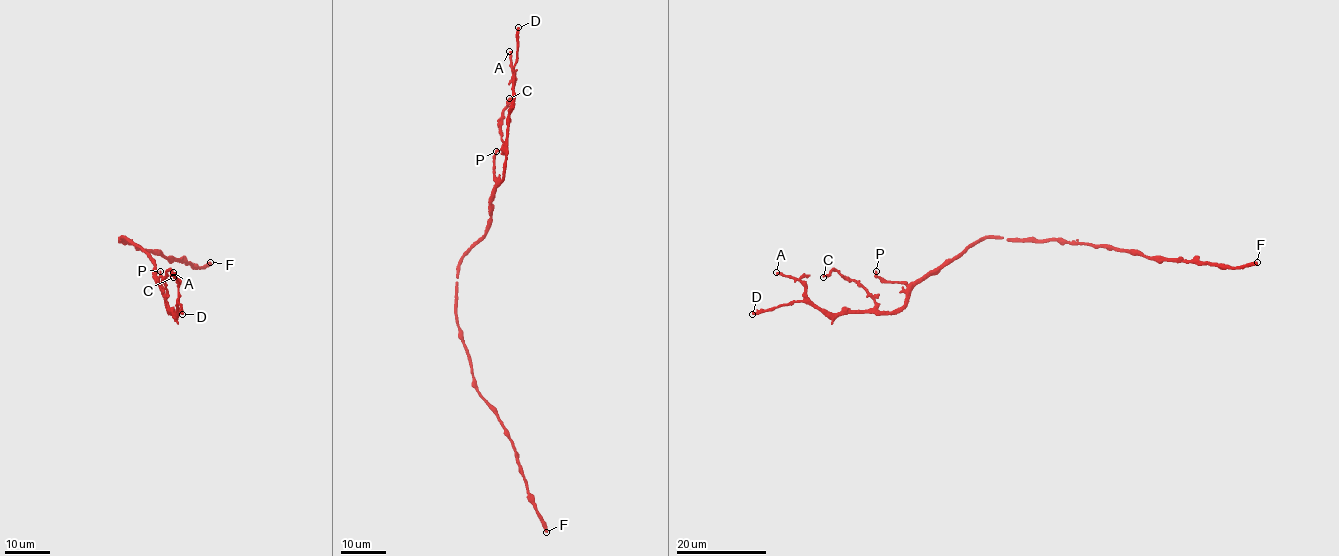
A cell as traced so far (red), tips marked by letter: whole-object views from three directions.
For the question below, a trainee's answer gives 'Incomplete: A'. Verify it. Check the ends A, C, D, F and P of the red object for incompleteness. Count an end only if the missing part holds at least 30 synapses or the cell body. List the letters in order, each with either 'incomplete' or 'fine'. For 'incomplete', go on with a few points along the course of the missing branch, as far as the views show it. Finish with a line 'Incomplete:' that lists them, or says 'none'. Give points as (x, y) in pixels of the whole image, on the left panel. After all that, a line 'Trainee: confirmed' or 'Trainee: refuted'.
A: incomplete; missing branch runs (173, 272), (154, 253)
C: fine
D: fine
F: fine
P: fine
Incomplete: A
Trainee: confirmed

